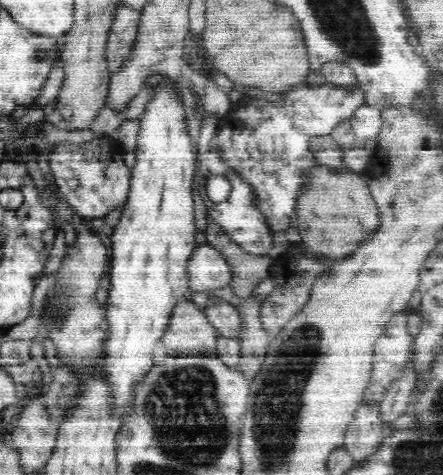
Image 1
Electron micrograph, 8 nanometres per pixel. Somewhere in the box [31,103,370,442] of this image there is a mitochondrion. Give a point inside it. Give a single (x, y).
(58, 315)

